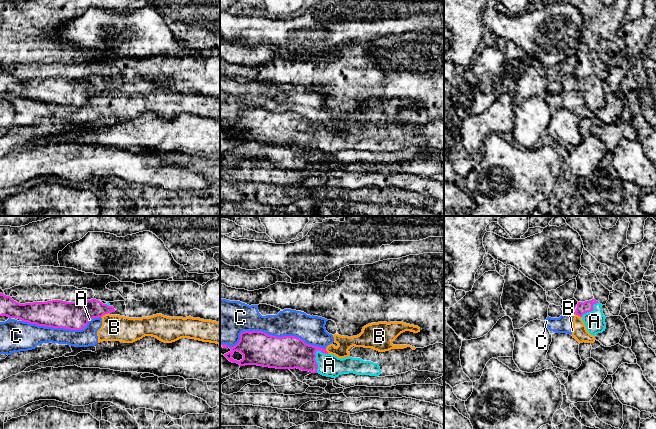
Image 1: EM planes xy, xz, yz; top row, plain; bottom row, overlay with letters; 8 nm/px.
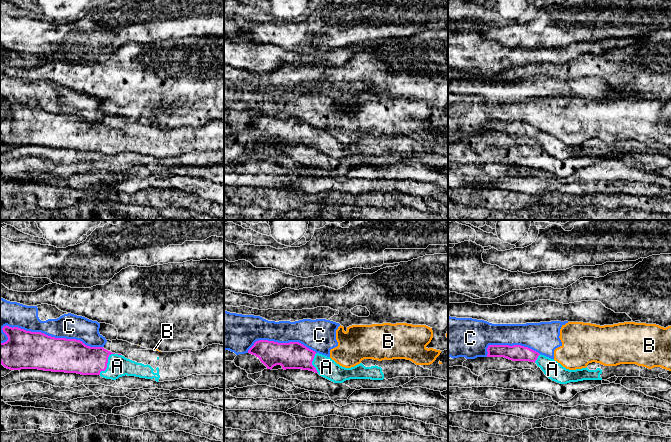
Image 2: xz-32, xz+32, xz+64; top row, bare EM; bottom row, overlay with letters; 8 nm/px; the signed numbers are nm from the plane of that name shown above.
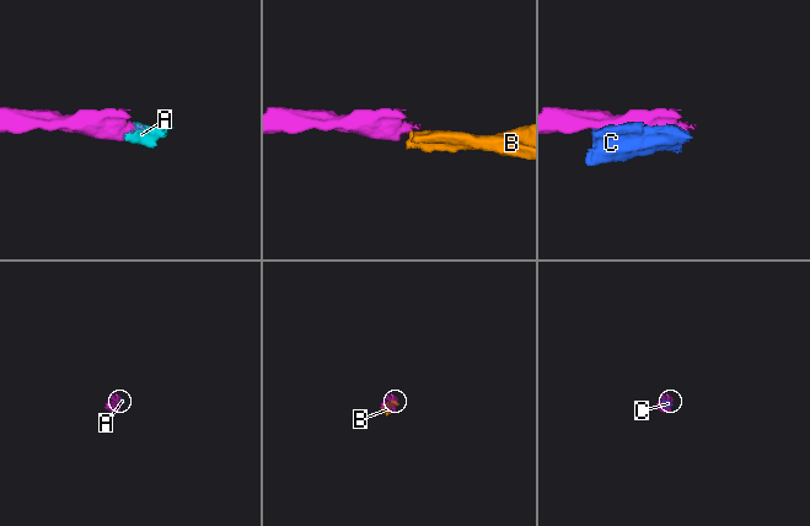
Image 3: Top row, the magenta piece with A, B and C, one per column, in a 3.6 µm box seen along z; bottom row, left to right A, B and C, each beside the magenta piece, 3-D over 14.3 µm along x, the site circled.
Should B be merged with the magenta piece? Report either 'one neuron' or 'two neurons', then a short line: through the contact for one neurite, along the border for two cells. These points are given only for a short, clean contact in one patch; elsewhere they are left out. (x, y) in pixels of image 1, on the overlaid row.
two neurons; line xy (108, 313), (101, 317)

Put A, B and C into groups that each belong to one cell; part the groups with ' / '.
A / B C

